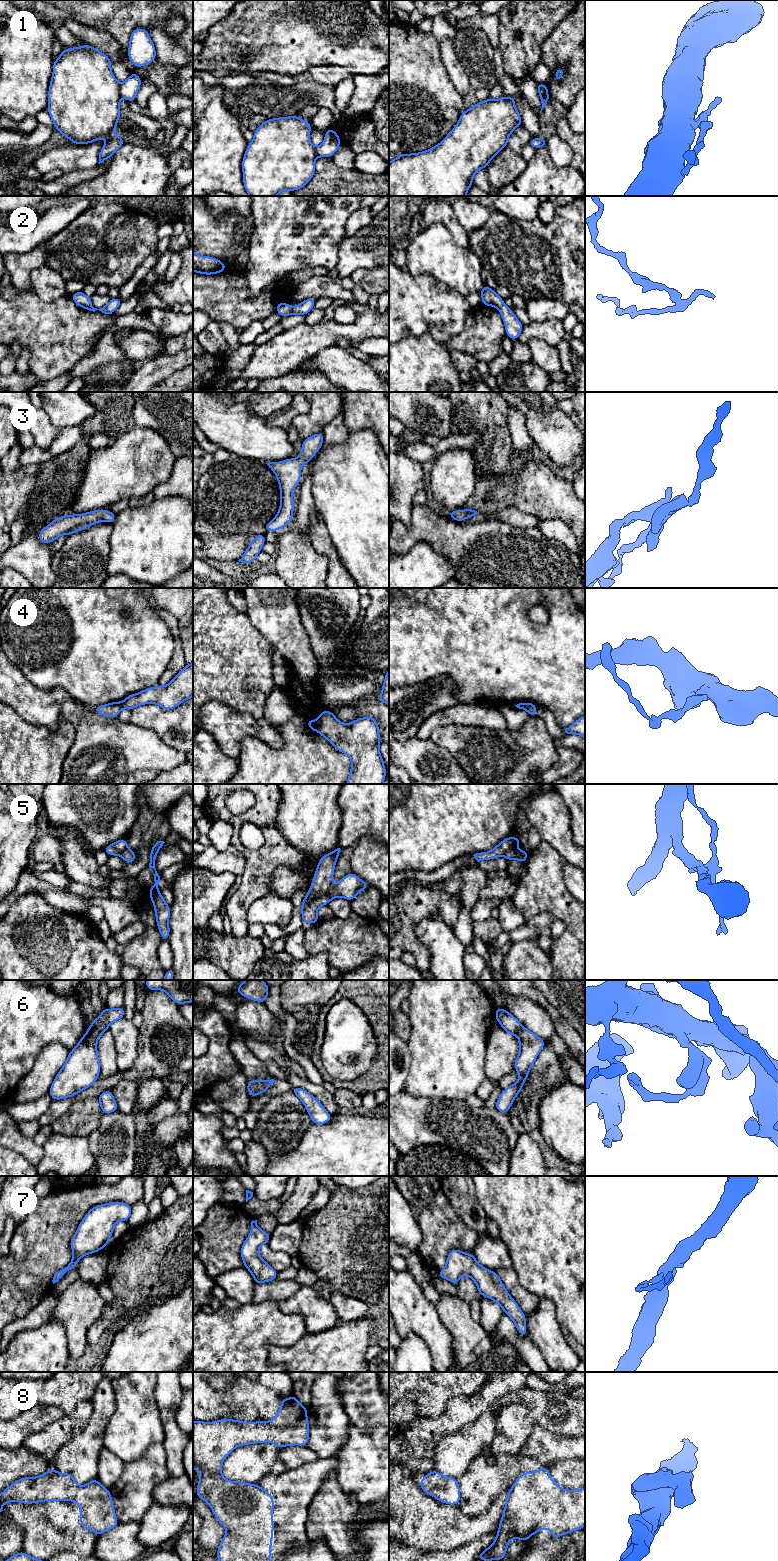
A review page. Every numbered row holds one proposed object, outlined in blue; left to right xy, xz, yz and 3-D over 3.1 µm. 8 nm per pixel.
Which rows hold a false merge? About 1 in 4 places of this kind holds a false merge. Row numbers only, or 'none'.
1, 4, 5

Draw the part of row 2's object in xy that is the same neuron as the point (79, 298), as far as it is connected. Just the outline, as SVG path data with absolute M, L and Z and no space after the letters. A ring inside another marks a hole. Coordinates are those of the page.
M83 291L76 292L70 296L70 298L80 307L95 312L96 310L101 311L104 314L114 313L121 305L122 301L120 297L111 299L106 306L100 309L96 309L92 306L91 298L86 296Z

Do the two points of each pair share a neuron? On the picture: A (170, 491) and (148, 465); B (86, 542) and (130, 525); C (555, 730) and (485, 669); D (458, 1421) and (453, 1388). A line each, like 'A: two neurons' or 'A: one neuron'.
A: two neurons
B: two neurons
C: two neurons
D: two neurons

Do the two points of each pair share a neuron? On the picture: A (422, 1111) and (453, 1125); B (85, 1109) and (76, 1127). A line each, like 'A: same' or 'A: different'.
A: same
B: same

